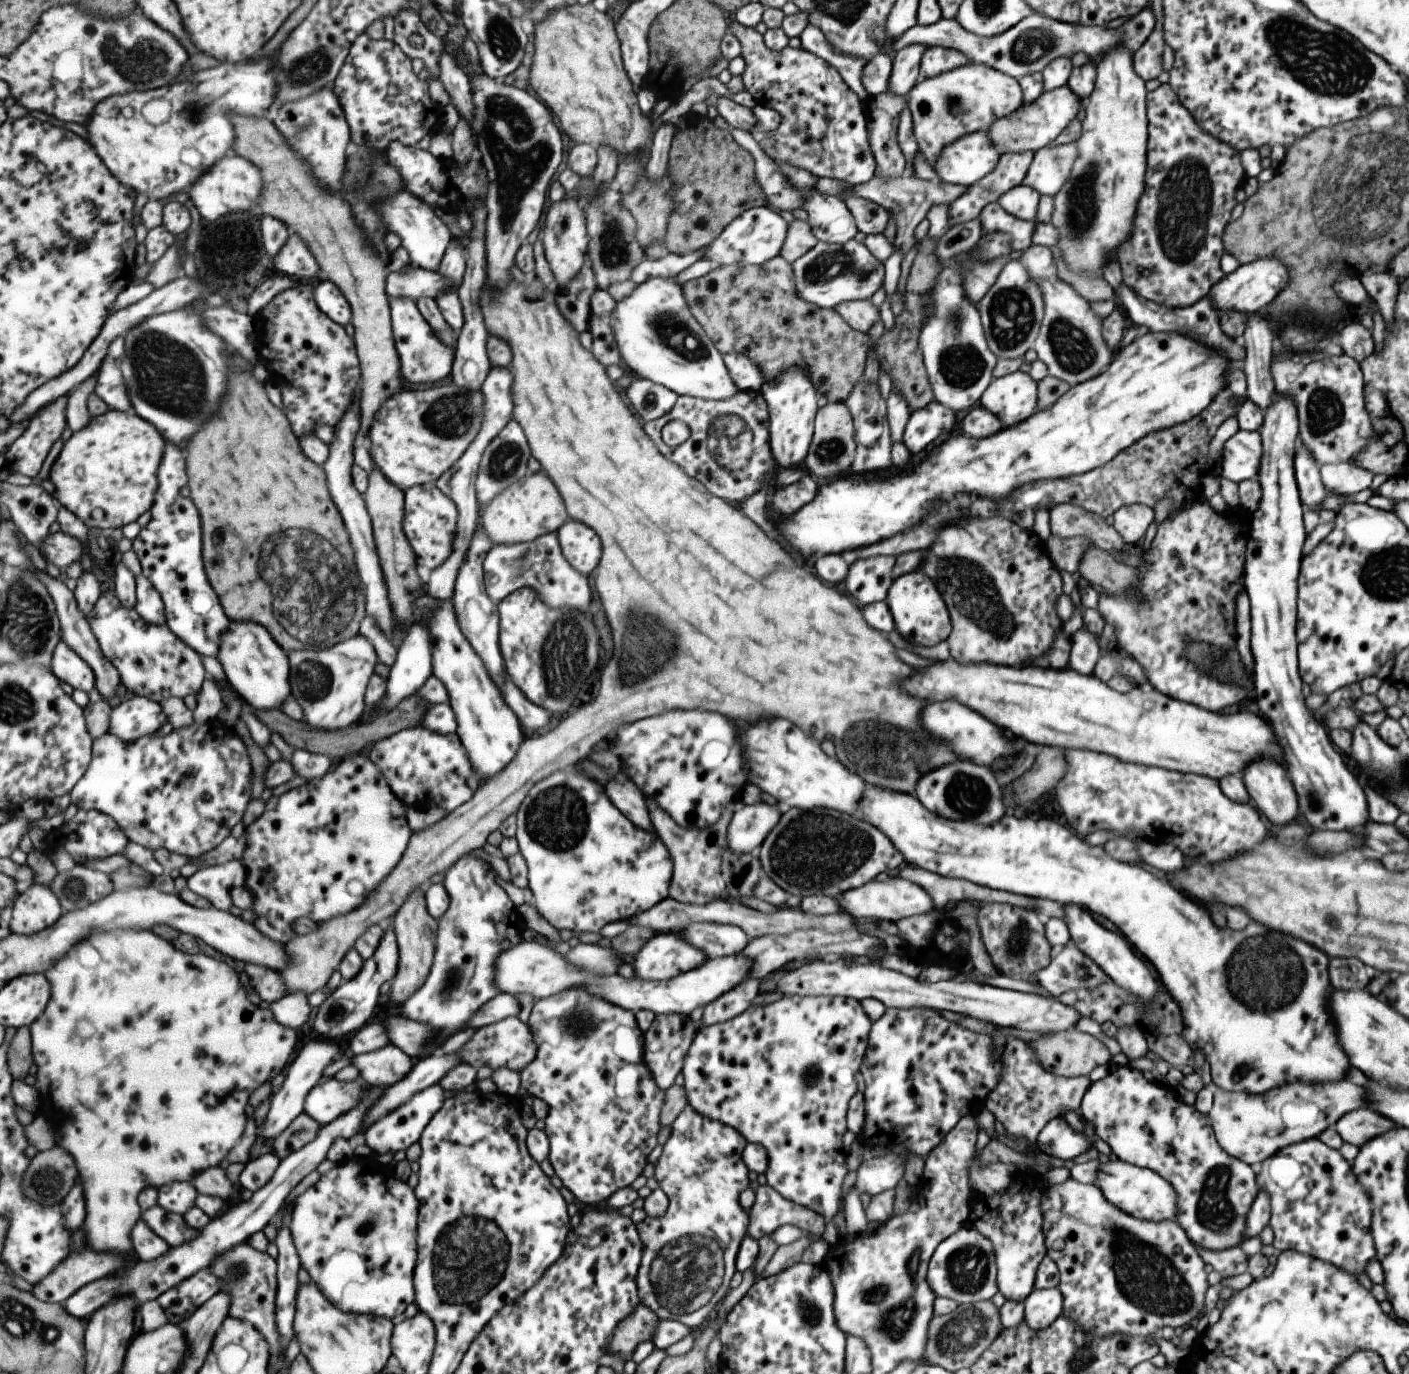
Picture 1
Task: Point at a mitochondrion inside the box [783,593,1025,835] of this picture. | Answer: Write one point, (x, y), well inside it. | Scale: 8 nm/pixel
(882, 750)

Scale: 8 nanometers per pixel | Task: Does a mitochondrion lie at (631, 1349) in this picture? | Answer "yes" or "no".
no

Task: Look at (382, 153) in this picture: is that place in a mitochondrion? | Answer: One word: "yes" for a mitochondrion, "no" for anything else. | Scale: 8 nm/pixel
no

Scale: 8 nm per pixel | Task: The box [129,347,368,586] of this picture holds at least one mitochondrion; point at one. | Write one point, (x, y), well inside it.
(218, 544)

